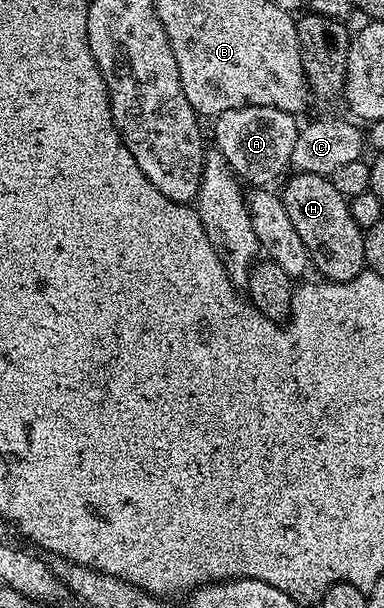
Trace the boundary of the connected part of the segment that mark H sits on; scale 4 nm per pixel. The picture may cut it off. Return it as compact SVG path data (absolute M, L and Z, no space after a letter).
M295 172L289 177L280 196L298 237L302 238L302 243L307 247L313 268L316 267L329 282L345 283L346 280L356 279L366 267L364 231L352 217L349 200L335 188L329 176Z

